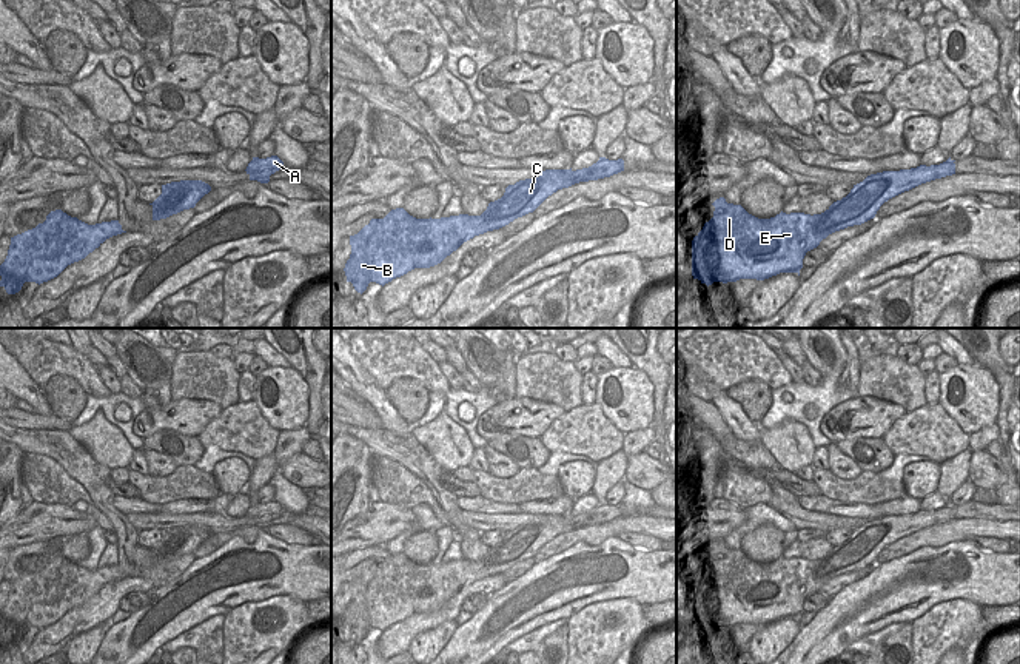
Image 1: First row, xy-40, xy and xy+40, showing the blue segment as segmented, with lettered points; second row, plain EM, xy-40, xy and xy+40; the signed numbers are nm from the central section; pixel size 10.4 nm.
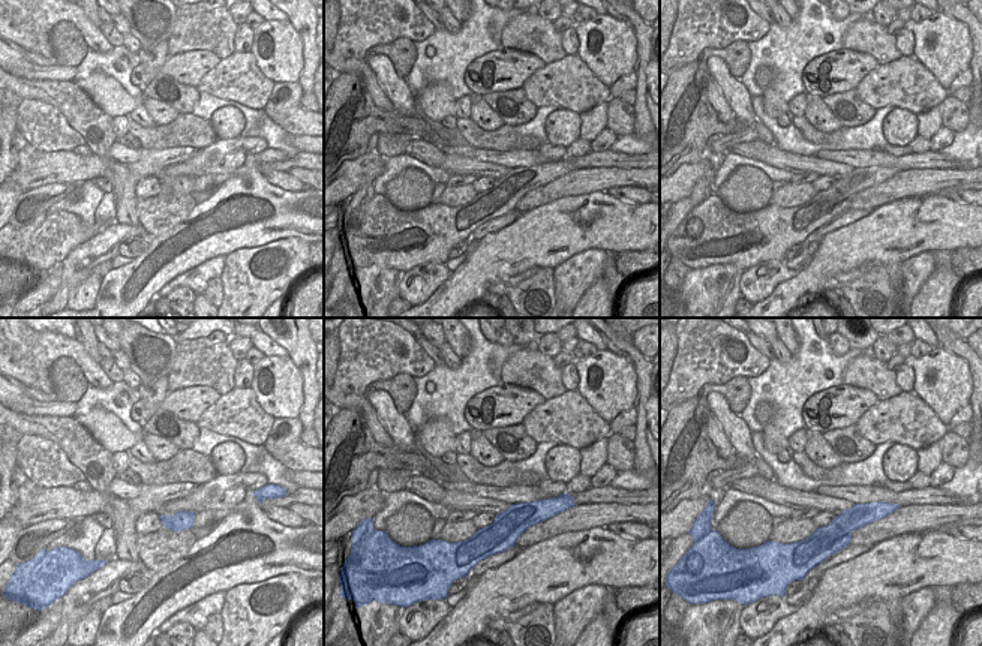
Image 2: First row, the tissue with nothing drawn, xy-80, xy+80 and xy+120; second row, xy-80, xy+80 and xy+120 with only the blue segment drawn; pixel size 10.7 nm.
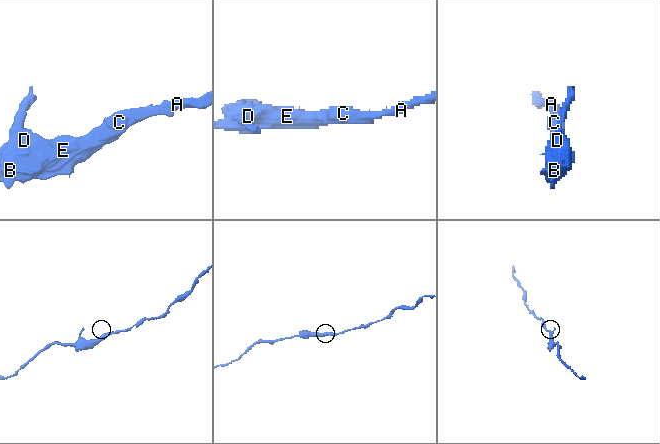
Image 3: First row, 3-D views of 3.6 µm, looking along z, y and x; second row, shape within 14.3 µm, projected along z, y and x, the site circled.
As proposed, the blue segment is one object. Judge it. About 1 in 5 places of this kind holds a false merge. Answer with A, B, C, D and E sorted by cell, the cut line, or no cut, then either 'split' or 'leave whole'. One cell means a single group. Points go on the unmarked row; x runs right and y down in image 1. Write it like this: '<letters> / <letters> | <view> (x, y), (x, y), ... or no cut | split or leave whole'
A B C D E | no cut | leave whole

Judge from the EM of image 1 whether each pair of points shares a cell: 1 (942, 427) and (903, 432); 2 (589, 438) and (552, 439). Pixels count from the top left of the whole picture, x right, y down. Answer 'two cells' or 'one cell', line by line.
1: one cell
2: one cell

